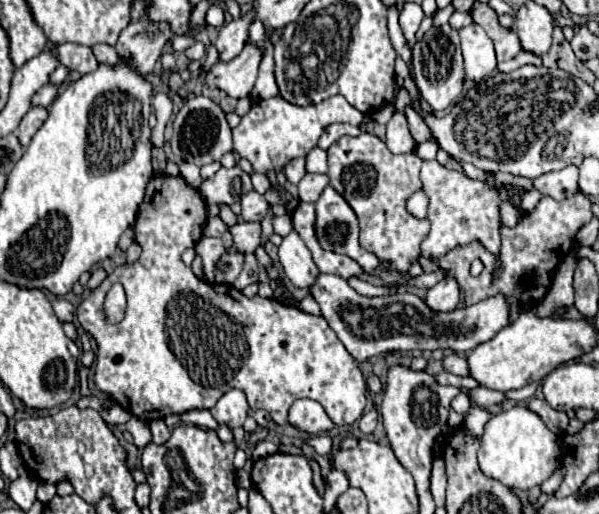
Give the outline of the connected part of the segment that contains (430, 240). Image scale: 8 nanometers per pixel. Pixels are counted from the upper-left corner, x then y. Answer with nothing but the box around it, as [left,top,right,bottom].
[421,161,509,259]

